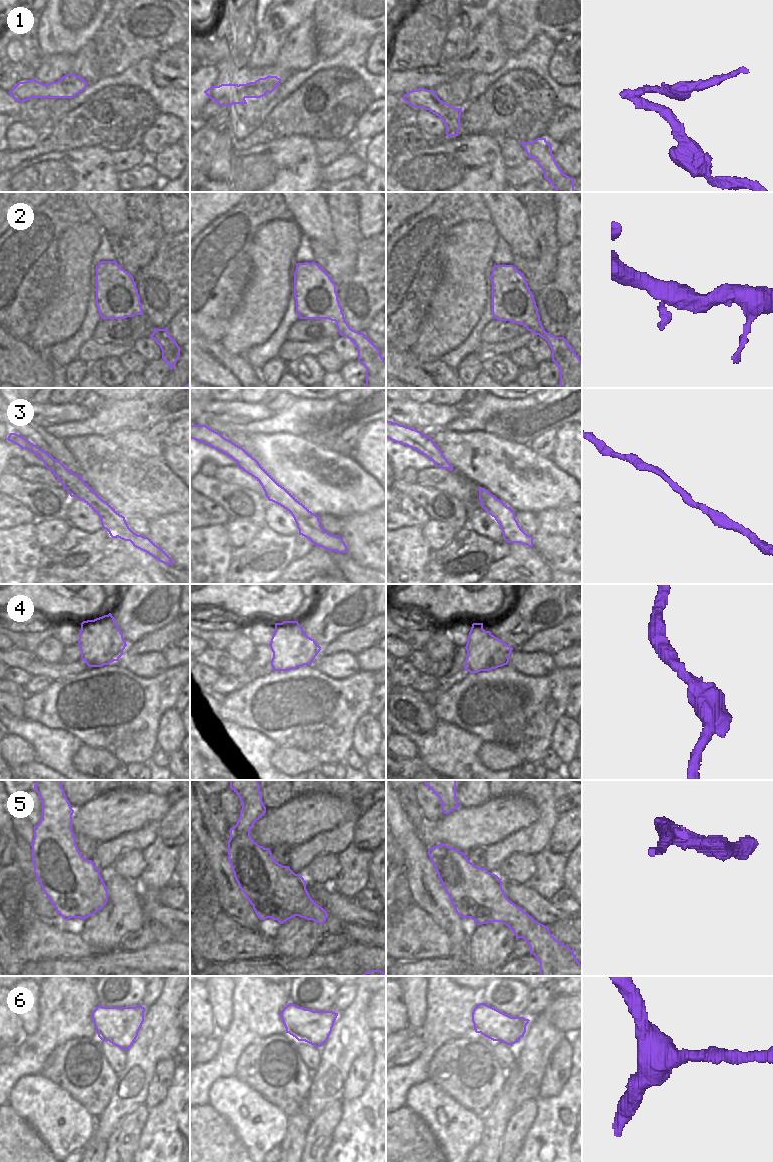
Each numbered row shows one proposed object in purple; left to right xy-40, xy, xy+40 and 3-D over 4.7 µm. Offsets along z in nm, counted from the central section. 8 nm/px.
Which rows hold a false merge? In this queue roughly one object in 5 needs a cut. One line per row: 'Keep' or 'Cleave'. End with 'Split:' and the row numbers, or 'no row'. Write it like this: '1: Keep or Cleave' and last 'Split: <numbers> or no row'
1: Cleave
2: Keep
3: Keep
4: Keep
5: Cleave
6: Keep
Split: 1, 5.

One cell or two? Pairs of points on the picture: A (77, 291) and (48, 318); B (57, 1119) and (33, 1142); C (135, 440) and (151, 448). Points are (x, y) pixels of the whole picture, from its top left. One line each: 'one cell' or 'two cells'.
A: one cell
B: two cells
C: one cell

